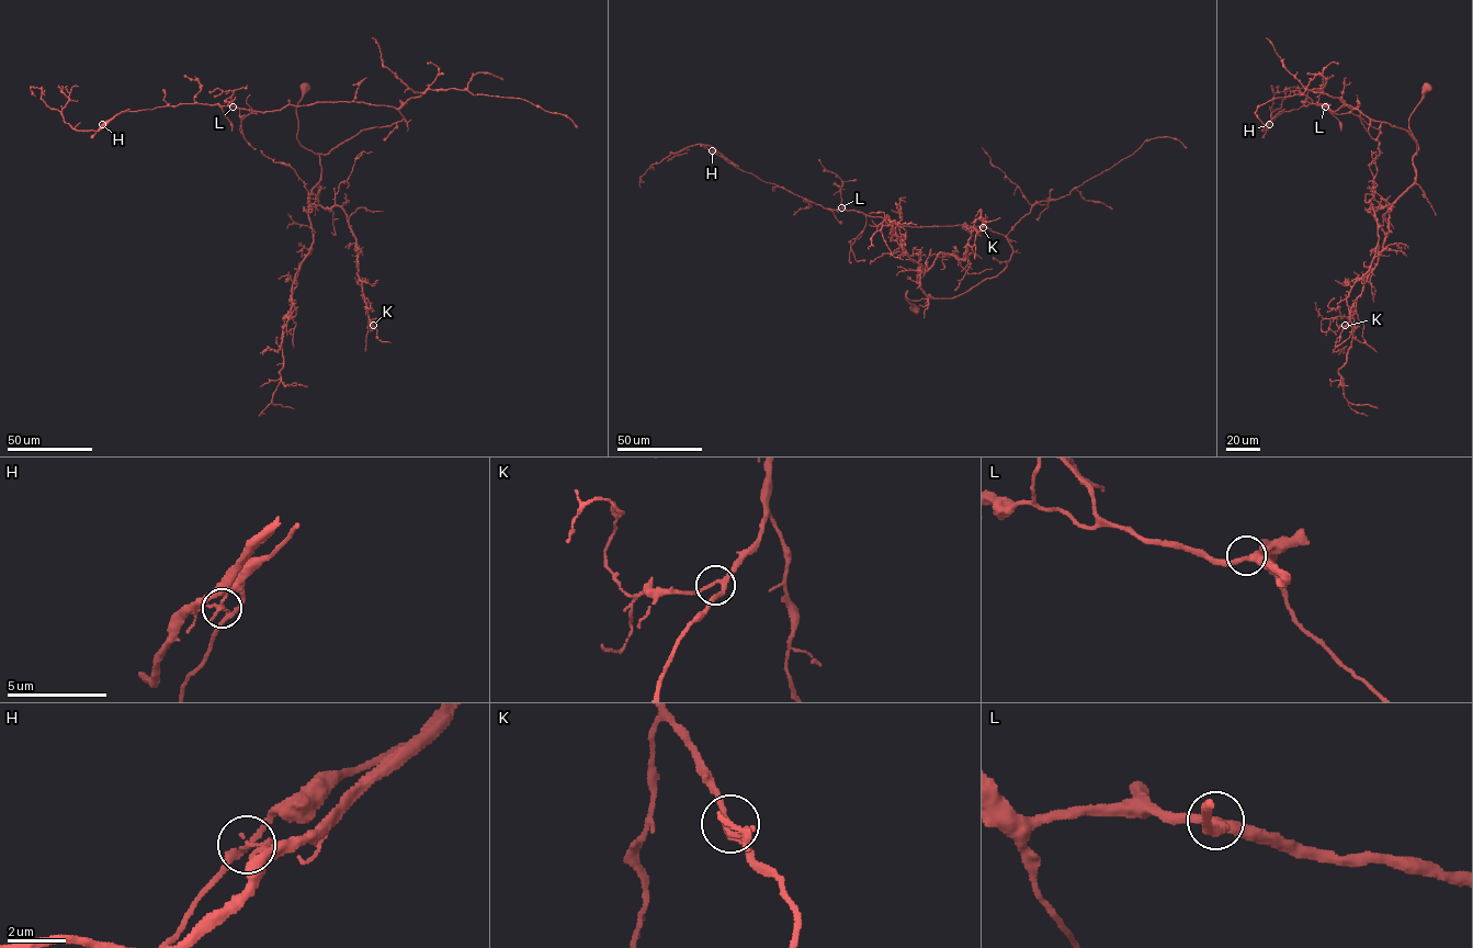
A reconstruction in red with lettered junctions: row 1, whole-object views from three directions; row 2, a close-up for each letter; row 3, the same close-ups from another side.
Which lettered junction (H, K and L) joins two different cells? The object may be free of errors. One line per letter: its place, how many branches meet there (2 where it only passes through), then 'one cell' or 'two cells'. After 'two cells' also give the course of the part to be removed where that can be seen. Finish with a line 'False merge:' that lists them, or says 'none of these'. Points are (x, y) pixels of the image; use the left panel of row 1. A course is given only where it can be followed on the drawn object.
H: at (102, 124); 3 branches meet; two cells; foreign part runs (102, 124), (98, 131), (75, 130), (61, 113), (45, 104), (41, 88), (32, 87), (35, 97)
K: at (373, 325); 3 branches meet; one cell
L: at (233, 106); 3 branches meet; one cell
False merge: H

